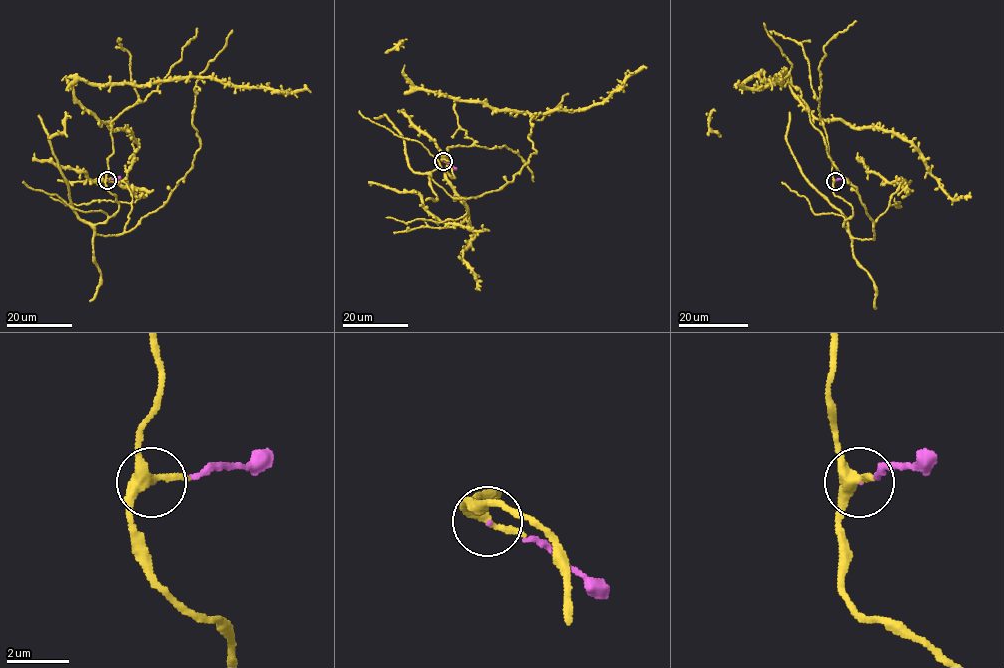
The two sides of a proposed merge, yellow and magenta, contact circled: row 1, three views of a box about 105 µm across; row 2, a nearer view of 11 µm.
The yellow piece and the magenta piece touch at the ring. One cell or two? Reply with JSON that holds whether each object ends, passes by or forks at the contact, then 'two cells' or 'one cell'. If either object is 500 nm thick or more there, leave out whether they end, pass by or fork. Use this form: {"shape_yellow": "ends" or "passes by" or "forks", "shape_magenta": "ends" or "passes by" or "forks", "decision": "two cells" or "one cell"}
{"shape_yellow": "passes by", "shape_magenta": "ends", "decision": "one cell"}

